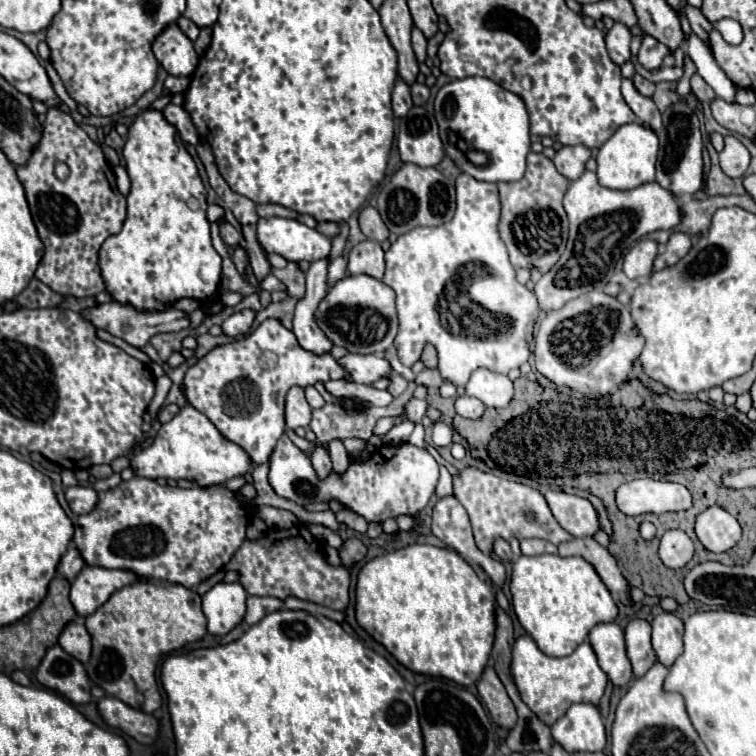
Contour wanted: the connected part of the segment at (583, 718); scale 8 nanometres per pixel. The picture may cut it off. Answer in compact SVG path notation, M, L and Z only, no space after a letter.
M571 704L567 712L549 726L553 742L573 752L601 752L607 744L605 726L597 706Z

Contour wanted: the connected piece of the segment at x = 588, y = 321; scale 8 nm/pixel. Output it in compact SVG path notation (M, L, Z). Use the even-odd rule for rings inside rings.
M587 292L563 308L549 312L535 336L535 368L553 384L569 386L587 396L605 396L619 388L641 354L643 340L633 328L627 306L605 292Z

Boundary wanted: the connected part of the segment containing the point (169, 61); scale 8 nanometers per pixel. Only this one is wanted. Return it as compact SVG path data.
M173 24L153 42L153 52L159 64L171 74L187 78L195 72L199 56L195 54L193 42Z

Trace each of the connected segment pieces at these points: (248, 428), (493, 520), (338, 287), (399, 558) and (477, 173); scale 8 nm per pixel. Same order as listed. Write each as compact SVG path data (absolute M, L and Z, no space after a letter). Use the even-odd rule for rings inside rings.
M265 320L247 338L219 346L193 364L183 380L187 402L203 412L215 428L239 444L255 466L269 460L273 444L285 432L285 396L291 386L311 386L317 380L349 380L349 372L337 358L309 356L279 320Z
M477 468L461 470L459 476L453 480L453 488L455 488L453 494L465 506L465 510L471 518L475 544L485 554L491 552L493 540L497 536L501 536L505 540L509 540L511 536L515 536L517 540L543 538L543 540L553 542L555 546L561 542L573 540L573 536L557 524L543 494L535 488L529 488L529 486L523 486L517 482L509 482L509 480L503 480L503 478L497 478L491 474L483 474Z
M347 276L337 282L321 300L315 312L315 320L335 346L343 346L355 354L385 352L393 344L399 326L395 292L393 288L371 276Z
M409 544L383 556L375 556L357 574L355 618L359 626L375 642L383 644L405 668L425 676L441 676L461 686L477 682L487 664L489 644L493 644L493 608L493 588L477 576L463 556L447 548Z
M463 78L463 80L453 80L449 84L445 84L437 96L435 96L435 120L439 124L439 136L445 148L445 154L455 162L455 166L473 176L475 180L481 182L515 182L521 180L521 176L525 174L525 158L529 154L529 114L527 108L523 104L523 100L501 88L499 84L495 84L489 78ZM469 152L483 152L487 156L487 162L483 166L475 166L467 154Z

